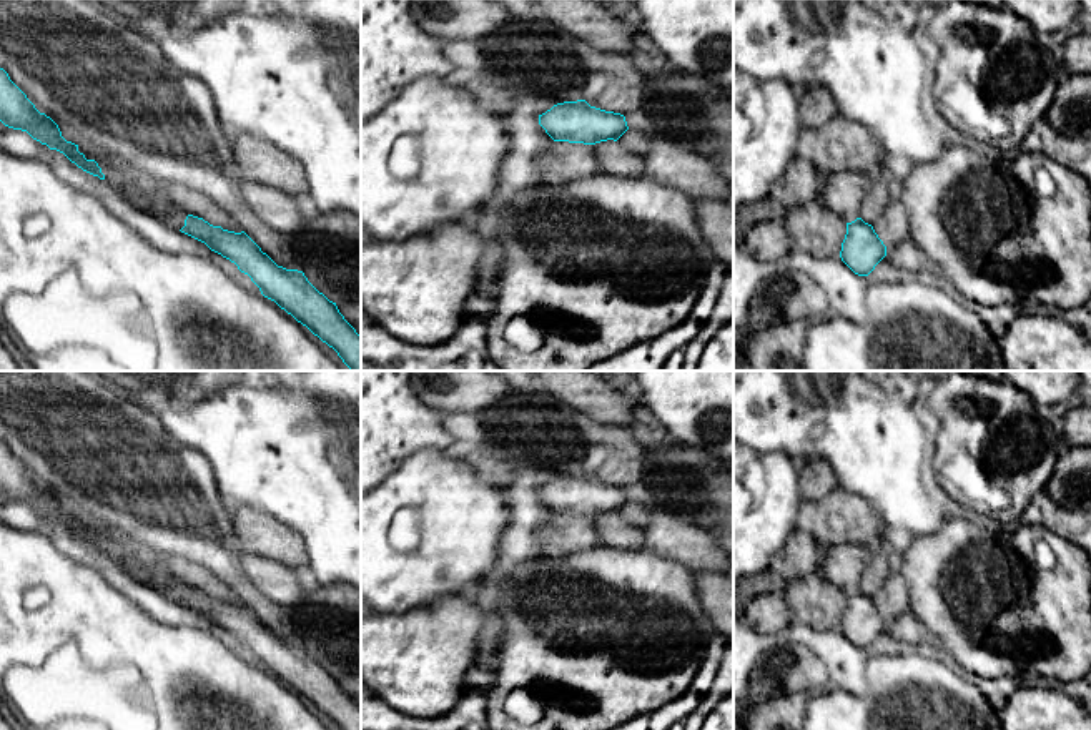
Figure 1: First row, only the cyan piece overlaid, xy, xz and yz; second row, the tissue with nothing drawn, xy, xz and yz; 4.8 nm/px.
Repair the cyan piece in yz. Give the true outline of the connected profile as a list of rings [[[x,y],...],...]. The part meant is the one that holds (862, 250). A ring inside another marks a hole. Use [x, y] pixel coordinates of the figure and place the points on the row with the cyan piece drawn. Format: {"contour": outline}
{"contour": [[[861,218],[847,223],[840,258],[855,274],[868,276],[885,256],[886,246],[871,224]]]}

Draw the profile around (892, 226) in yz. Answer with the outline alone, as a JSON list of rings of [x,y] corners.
[[[890,201],[873,224],[875,233],[885,246],[895,246],[910,238],[908,218],[900,201]]]

